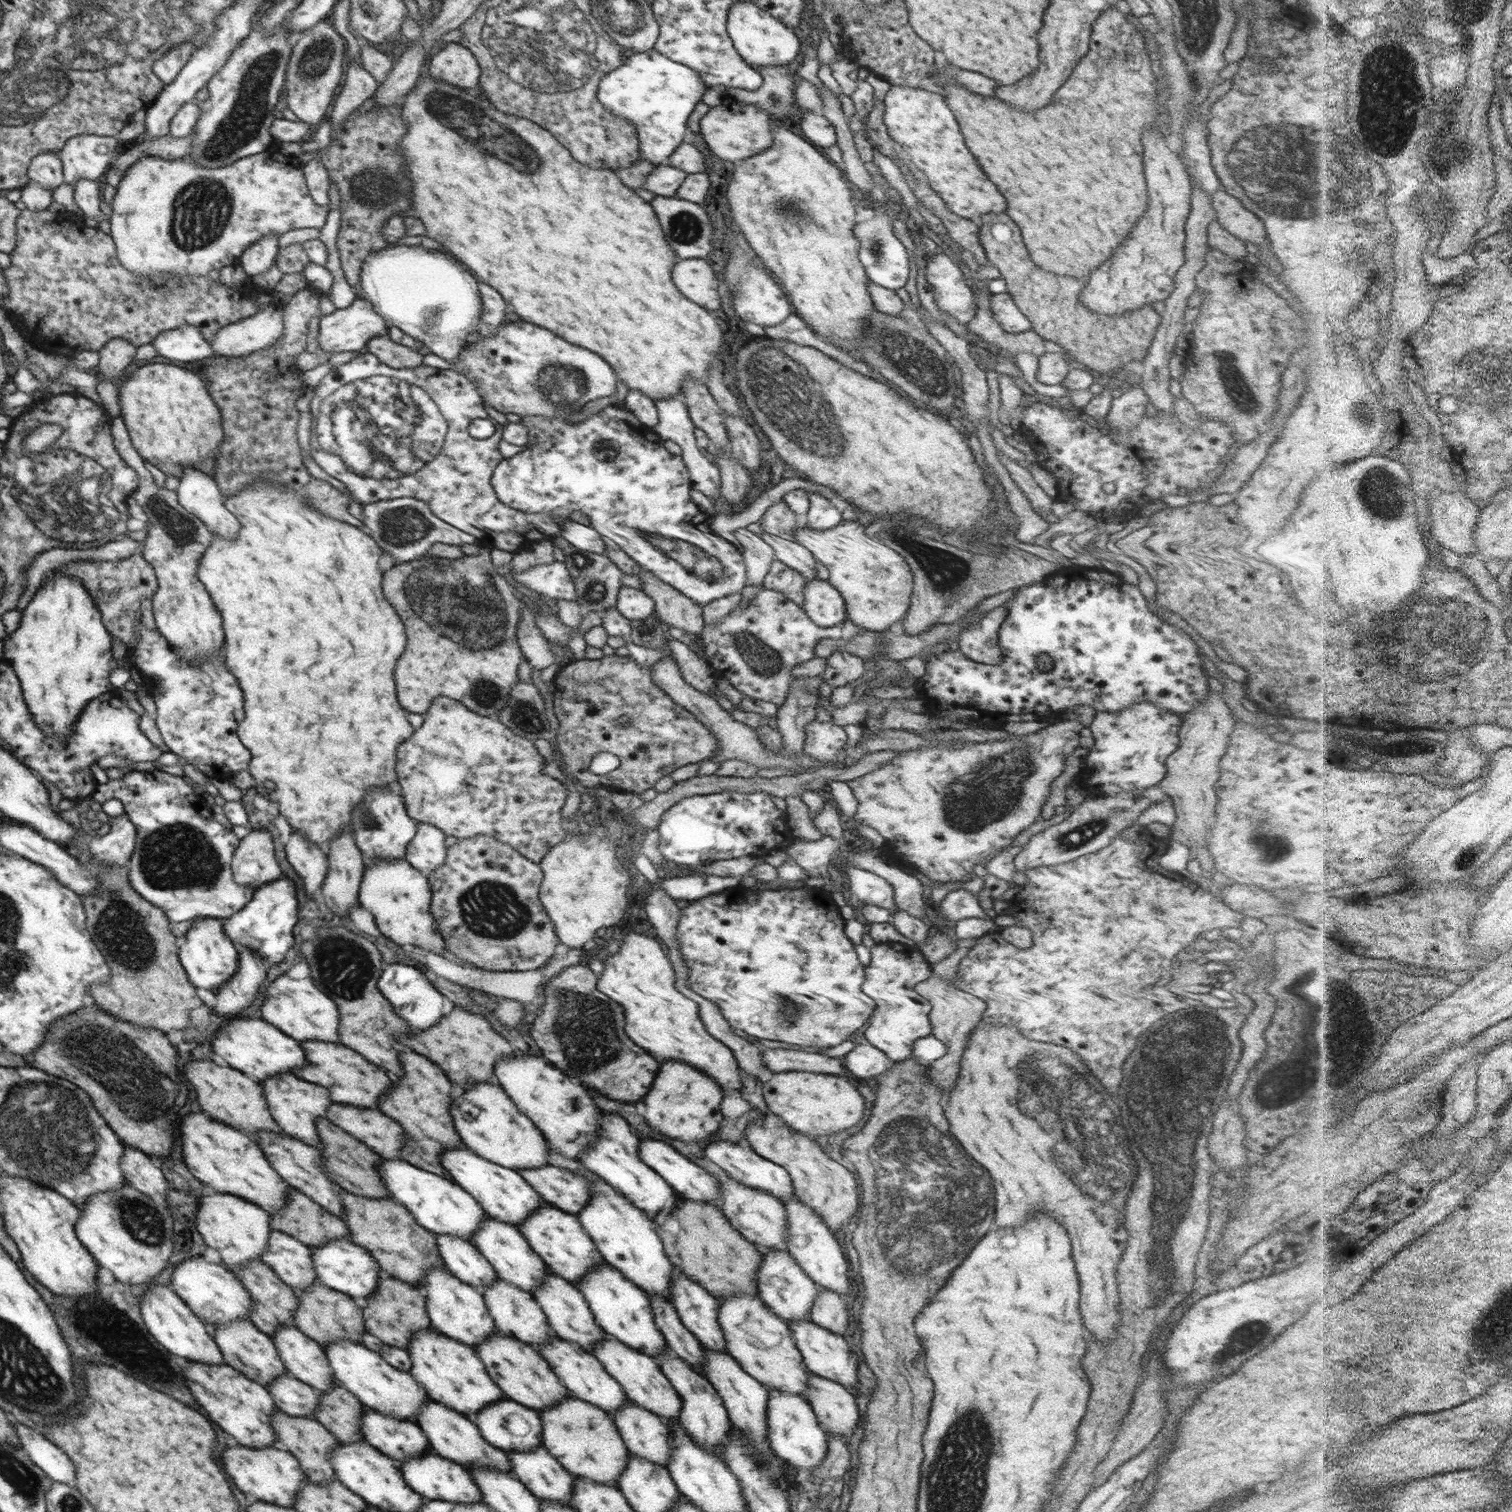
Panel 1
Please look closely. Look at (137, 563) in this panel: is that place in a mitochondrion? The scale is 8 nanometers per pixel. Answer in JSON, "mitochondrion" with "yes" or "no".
{"mitochondrion":"no"}

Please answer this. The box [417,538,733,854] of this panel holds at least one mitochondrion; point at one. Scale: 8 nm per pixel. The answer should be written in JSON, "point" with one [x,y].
{"point":[595,591]}

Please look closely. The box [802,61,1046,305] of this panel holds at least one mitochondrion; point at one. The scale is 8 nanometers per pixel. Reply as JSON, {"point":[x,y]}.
{"point":[877,248]}

